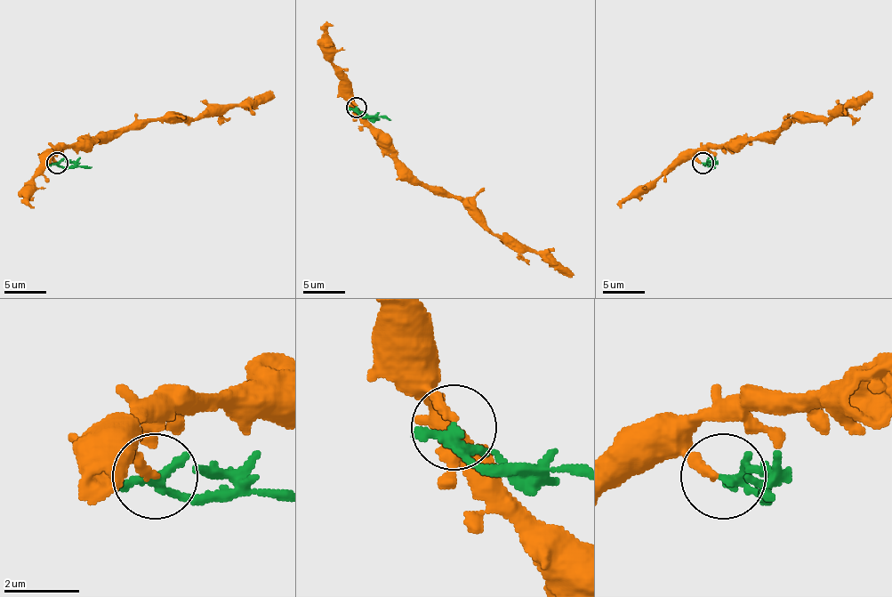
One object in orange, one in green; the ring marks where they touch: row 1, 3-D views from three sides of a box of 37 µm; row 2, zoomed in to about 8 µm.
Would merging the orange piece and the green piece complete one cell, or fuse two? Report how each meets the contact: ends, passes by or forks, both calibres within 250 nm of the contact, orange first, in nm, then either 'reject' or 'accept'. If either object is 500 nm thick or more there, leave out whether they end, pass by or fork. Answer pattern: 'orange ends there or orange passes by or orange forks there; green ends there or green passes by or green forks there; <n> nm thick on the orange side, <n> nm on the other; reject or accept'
orange ends there; green passes by; 240 nm thick on the orange side, 240 nm on the other; reject

